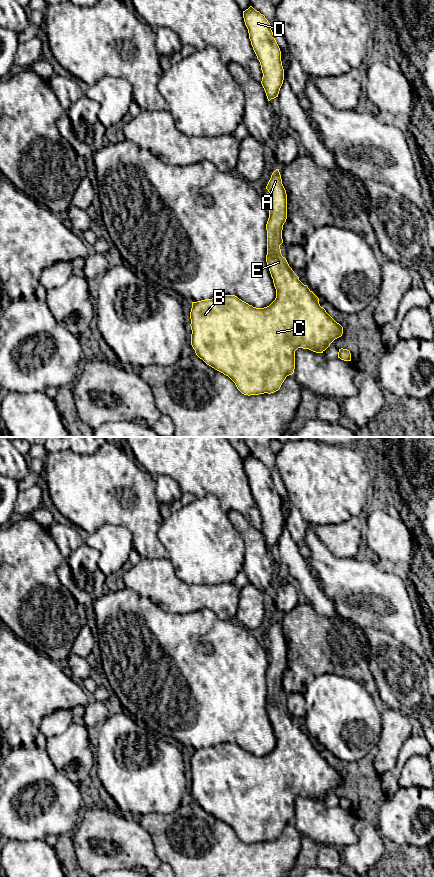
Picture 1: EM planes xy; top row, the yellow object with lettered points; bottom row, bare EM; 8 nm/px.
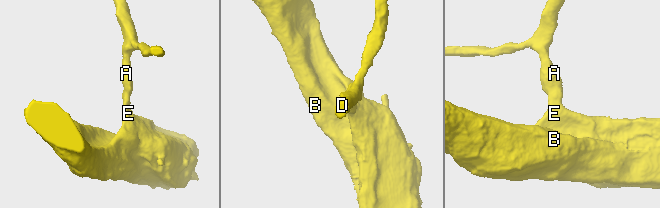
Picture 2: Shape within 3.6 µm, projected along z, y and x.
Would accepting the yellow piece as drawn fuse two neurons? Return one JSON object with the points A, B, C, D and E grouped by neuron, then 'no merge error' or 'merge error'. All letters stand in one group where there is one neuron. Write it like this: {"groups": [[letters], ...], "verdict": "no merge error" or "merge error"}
{"groups": [["A", "B", "C", "D", "E"]], "verdict": "no merge error"}

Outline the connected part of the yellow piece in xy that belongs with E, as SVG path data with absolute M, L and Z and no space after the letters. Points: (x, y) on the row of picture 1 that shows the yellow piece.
M279 169L266 186L270 197L266 262L276 289L275 300L267 307L256 308L235 295L220 295L192 302L191 345L207 365L228 376L244 395L278 391L295 369L298 348L323 353L343 334L343 327L320 306L319 298L304 285L281 254L282 230L287 219L287 194Z

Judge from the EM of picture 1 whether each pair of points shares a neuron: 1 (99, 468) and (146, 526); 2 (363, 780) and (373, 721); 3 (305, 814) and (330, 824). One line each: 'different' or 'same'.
1: same
2: different
3: same

